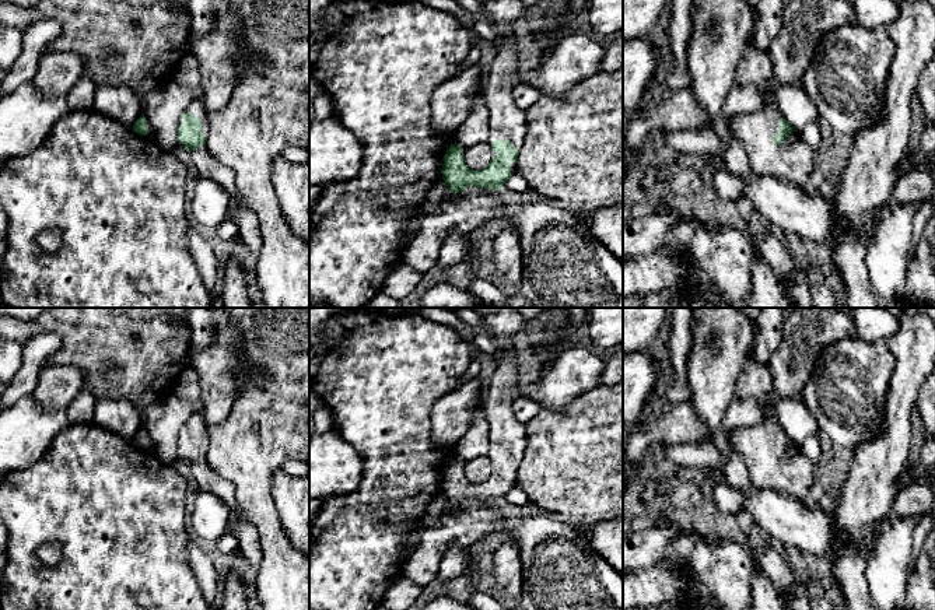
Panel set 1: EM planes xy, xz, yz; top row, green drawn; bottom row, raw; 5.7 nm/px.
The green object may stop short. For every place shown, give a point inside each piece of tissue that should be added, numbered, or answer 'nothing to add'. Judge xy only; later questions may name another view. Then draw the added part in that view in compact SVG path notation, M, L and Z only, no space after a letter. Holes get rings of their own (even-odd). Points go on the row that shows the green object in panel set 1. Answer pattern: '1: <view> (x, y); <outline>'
1: xy (196, 107); M199 99L192 101L192 104L185 109L185 113L193 113L202 120L202 134L207 137L209 133L209 113Z

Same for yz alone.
1: yz (792, 161); M766 99L761 109L733 118L731 129L742 143L749 166L754 176L774 176L803 189L809 185L809 178L815 164L815 152L802 139L801 130L796 129L791 132L784 143L775 146L773 137L778 133L778 122L781 119L785 119L785 116L780 111L777 102Z

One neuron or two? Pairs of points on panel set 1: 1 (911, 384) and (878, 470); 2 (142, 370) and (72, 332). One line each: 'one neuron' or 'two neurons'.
1: one neuron
2: one neuron

